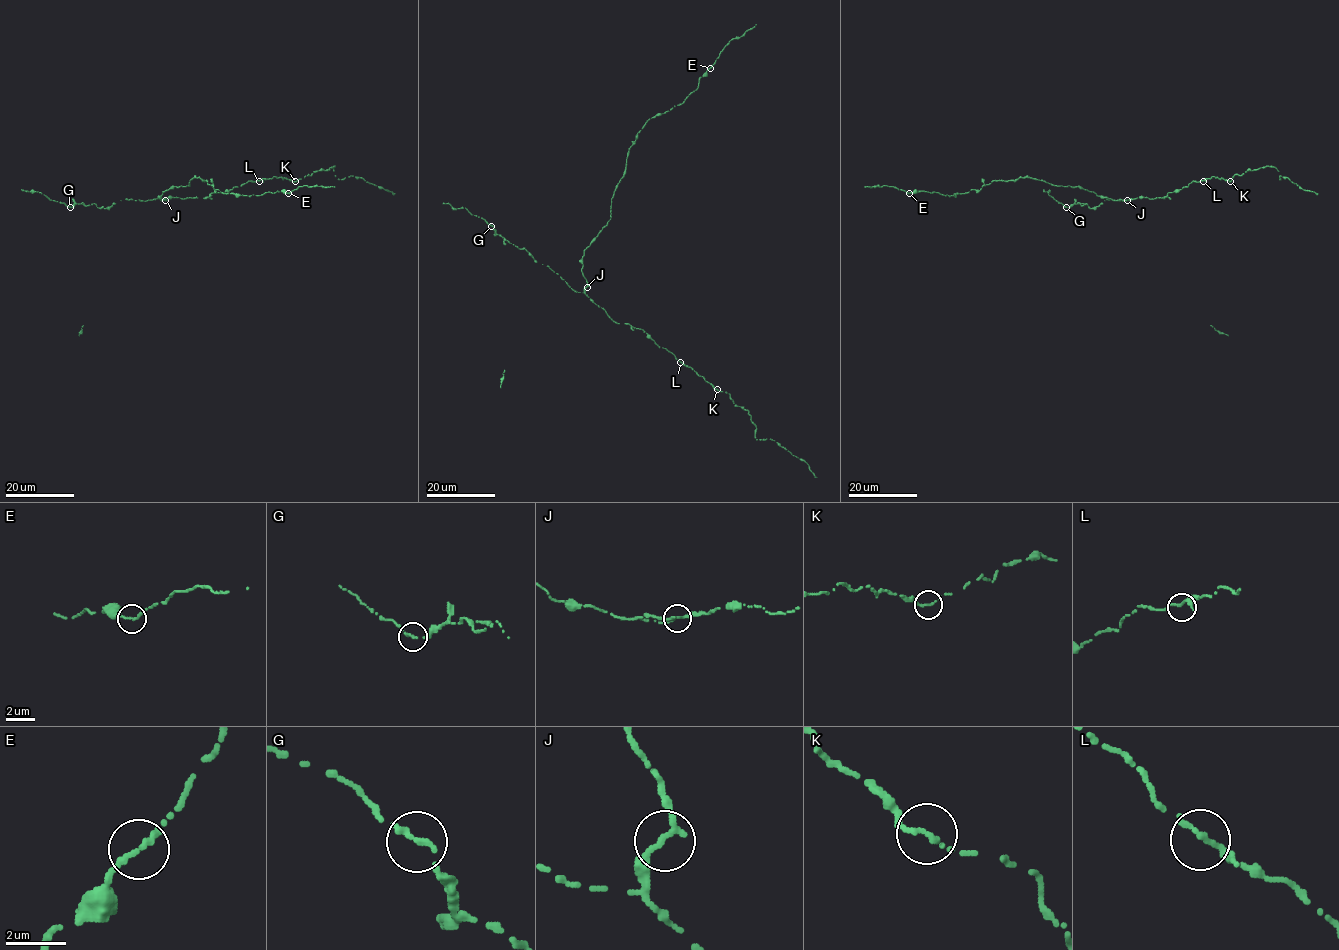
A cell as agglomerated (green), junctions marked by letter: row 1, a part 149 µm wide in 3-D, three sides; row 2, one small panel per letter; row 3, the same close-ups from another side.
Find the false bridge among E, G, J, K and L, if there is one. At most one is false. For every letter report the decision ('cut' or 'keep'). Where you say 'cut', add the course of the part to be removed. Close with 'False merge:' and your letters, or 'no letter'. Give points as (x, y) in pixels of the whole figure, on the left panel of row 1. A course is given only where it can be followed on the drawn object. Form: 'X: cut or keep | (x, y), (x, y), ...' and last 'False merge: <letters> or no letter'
E: keep
G: keep
J: keep
K: keep
L: keep
False merge: no letter

